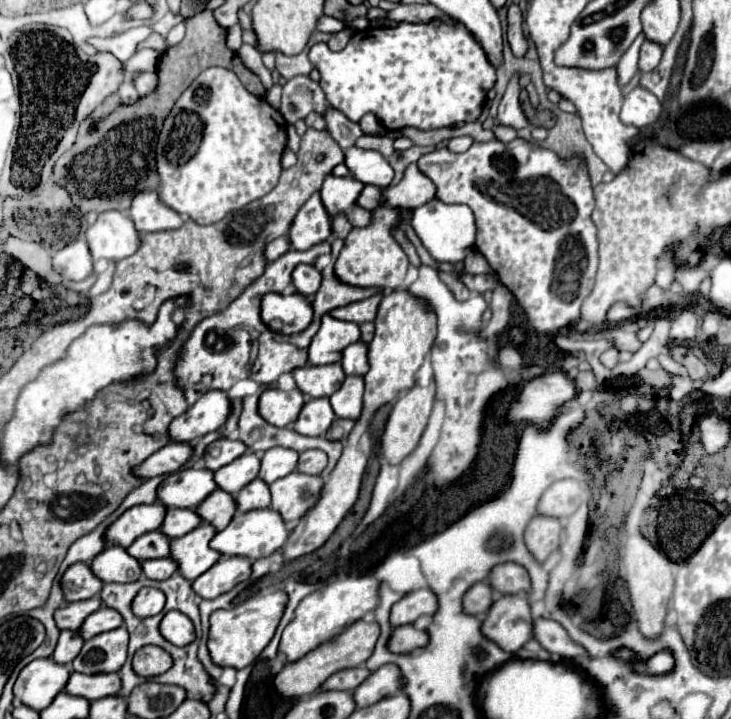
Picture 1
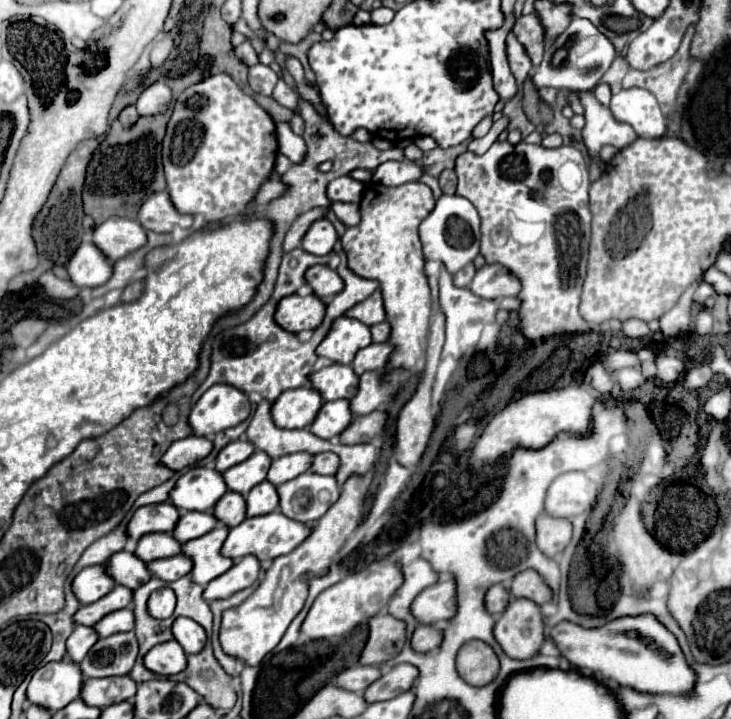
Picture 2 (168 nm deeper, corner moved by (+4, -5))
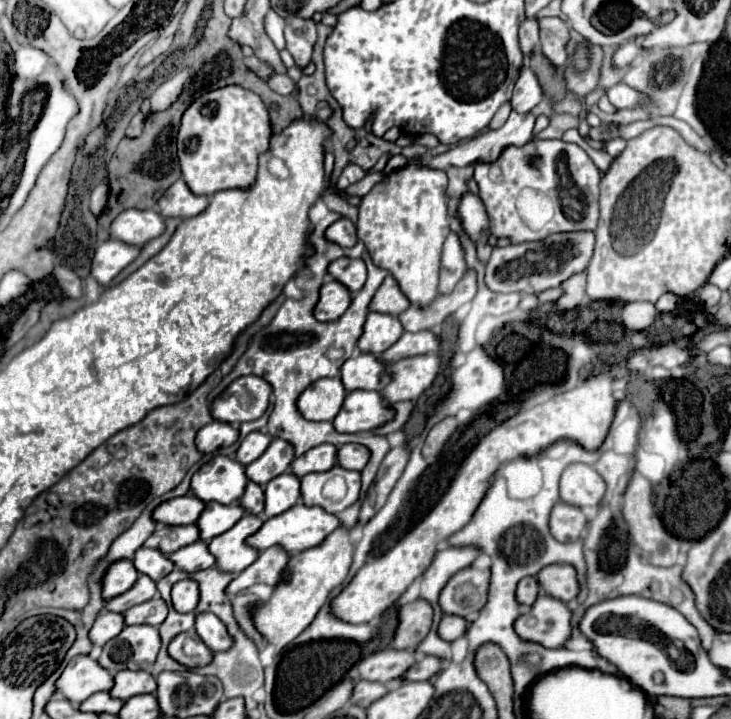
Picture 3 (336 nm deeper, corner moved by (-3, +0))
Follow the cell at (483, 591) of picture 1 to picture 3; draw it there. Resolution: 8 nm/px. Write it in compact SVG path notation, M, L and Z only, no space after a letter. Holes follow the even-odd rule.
M524 577L524 579L518 583L518 587L516 587L516 601L518 601L520 605L530 607L530 605L534 603L538 591L540 591L540 587L538 587L536 577Z

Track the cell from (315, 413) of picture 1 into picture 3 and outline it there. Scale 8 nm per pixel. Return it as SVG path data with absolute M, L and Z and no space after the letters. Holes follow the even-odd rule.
M350 391L332 425L338 433L362 433L380 427L392 415L378 391Z

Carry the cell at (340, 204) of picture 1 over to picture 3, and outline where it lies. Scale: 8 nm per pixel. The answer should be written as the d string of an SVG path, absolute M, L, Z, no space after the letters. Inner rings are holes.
M348 165L348 167L342 171L342 175L340 175L338 183L336 183L336 189L346 189L348 185L364 179L366 173L368 173L368 171L364 171L364 169L358 167L358 165Z

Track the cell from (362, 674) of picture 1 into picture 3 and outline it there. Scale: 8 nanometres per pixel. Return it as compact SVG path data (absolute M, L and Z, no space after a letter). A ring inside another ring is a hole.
M384 649L376 651L368 657L364 657L356 667L360 673L360 679L364 681L376 681L376 683L388 683L402 673L416 661L414 651L404 649L404 651L394 651L394 649Z

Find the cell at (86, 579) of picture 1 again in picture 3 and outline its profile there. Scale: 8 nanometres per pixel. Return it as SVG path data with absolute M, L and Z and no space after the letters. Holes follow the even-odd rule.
M114 561L114 565L110 565L104 573L102 597L110 599L124 593L134 585L136 579L138 579L138 571L134 569L132 561Z

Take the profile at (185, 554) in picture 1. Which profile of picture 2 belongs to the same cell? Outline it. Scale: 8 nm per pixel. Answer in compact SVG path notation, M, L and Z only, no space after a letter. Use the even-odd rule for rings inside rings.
M219 522L215 530L211 530L211 534L195 538L195 542L187 542L187 546L183 546L183 554L187 554L193 560L193 570L191 570L193 582L207 586L211 580L225 574L233 566L233 560L221 554L221 546L227 534L229 526Z

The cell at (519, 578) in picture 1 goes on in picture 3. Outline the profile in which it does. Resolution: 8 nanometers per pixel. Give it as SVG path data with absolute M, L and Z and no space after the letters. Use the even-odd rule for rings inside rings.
M548 565L536 575L536 579L544 593L554 599L570 601L578 595L576 571L570 565Z

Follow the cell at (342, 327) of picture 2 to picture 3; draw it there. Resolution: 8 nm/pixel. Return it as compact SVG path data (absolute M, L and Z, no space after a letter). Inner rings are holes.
M370 311L356 345L362 353L378 355L378 353L382 353L382 349L388 349L394 341L398 341L398 337L402 333L404 333L404 329L402 329L402 325L398 325L398 317Z

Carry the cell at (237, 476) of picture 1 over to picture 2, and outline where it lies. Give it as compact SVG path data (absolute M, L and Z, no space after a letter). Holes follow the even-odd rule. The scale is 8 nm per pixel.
M255 450L253 456L249 456L245 462L223 472L223 478L229 486L229 490L247 496L253 486L261 484L267 478L269 466L271 466L271 458L267 454L263 454L261 450Z

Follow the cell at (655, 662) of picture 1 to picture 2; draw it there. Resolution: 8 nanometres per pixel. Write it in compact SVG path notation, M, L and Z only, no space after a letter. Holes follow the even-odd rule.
M637 614L637 616L621 616L615 618L599 628L583 628L575 622L561 622L551 630L551 638L561 650L561 656L567 658L577 668L589 668L595 676L603 678L605 682L617 684L621 688L633 688L645 694L693 694L697 674L687 664L677 638L653 616L653 614Z

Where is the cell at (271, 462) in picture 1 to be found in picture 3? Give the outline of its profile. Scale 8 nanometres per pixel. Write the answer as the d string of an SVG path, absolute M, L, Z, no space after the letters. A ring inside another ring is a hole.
M322 443L318 447L312 447L302 457L294 457L290 463L290 471L296 477L304 477L314 471L328 471L336 465L336 447Z

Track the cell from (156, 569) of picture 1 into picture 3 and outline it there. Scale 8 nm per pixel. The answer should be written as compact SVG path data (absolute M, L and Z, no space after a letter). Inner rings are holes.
M196 541L194 545L186 545L174 553L168 555L168 559L174 563L176 569L194 573L200 569L208 569L214 565L214 555L208 551L204 541Z

